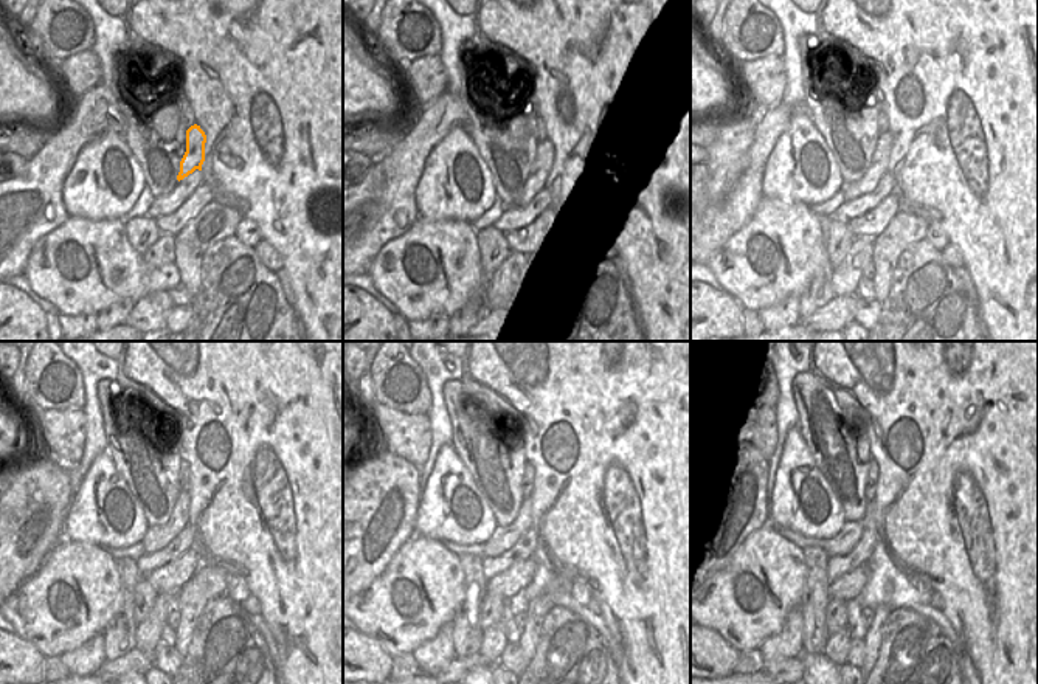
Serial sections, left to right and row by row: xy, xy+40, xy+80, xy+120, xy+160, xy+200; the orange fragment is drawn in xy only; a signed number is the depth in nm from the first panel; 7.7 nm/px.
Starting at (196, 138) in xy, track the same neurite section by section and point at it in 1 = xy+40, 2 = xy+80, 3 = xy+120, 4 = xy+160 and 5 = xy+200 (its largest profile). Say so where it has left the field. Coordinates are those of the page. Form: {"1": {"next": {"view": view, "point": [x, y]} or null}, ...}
{"1": {"next": {"view": "xy+40", "point": [543, 155]}}, "2": {"next": {"view": "xy+80", "point": [878, 165]}}, "3": {"next": {"view": "xy+120", "point": [157, 537]}}, "4": {"next": {"view": "xy+160", "point": [503, 538]}}, "5": {"next": {"view": "xy+200", "point": [851, 534]}}}

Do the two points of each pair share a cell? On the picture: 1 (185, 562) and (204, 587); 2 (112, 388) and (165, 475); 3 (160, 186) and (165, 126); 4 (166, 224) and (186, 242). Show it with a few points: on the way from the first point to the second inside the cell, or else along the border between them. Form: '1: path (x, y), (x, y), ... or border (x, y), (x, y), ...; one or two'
1: border (194, 571), (179, 593); two
2: path (106, 411), (112, 435), (126, 439), (140, 453); one
3: path (160, 171), (160, 158), (154, 149), (157, 141); one
4: border (202, 208), (174, 236); two

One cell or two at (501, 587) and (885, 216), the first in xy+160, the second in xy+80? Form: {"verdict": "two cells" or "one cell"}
{"verdict": "one cell"}

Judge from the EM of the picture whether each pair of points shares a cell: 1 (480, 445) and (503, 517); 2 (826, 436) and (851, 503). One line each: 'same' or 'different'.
1: same
2: same

